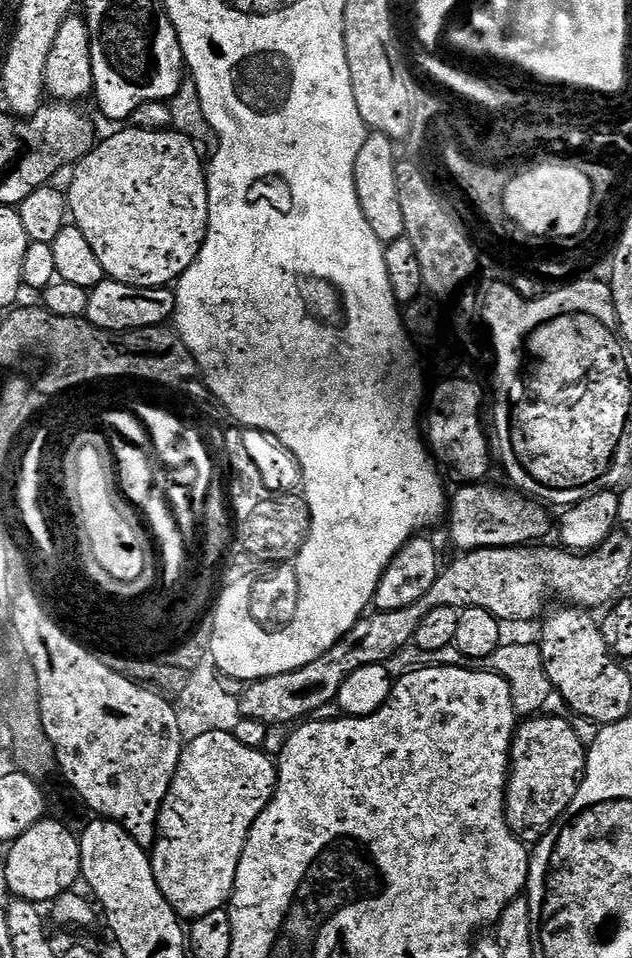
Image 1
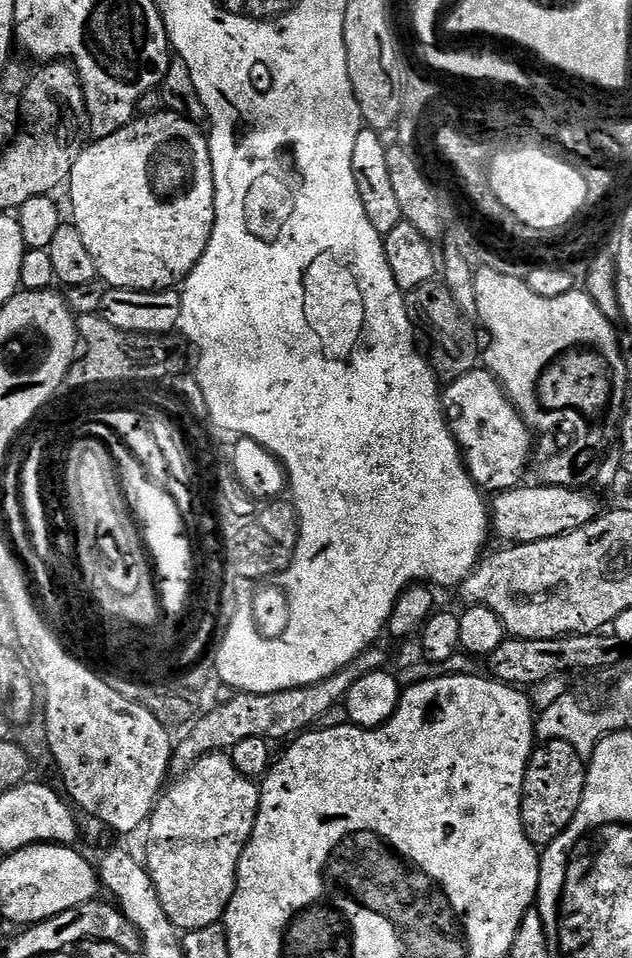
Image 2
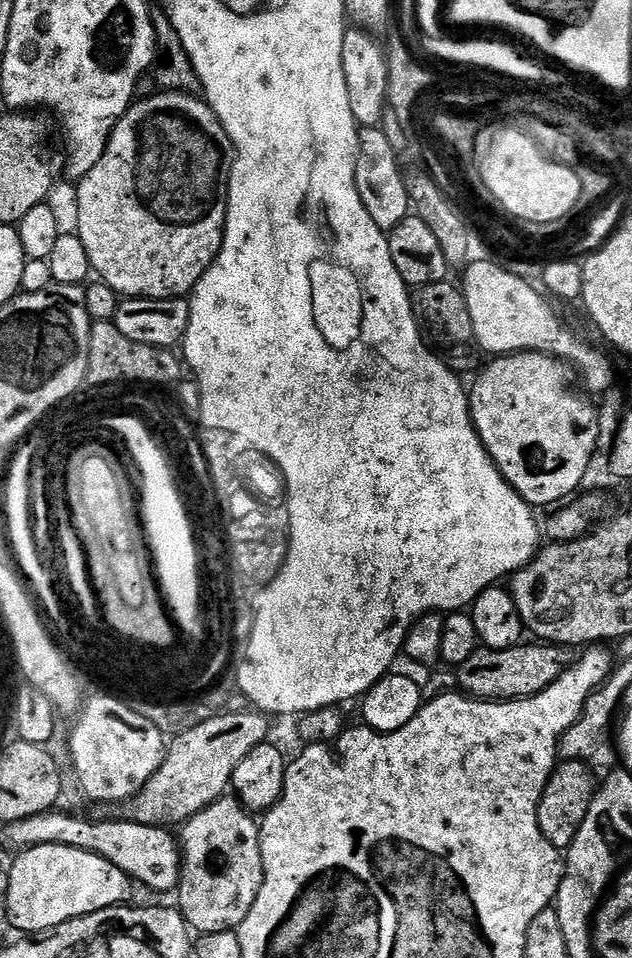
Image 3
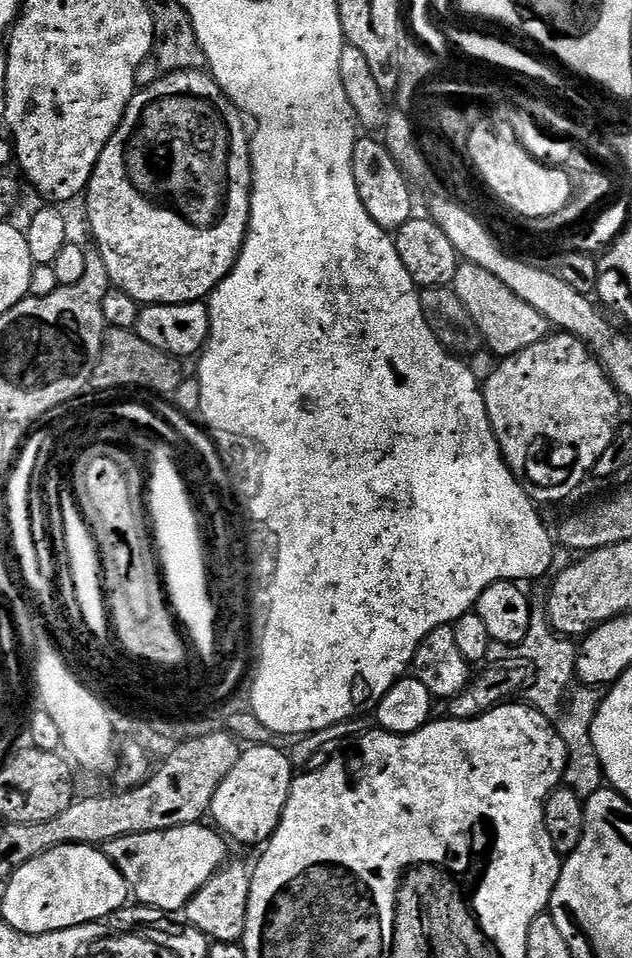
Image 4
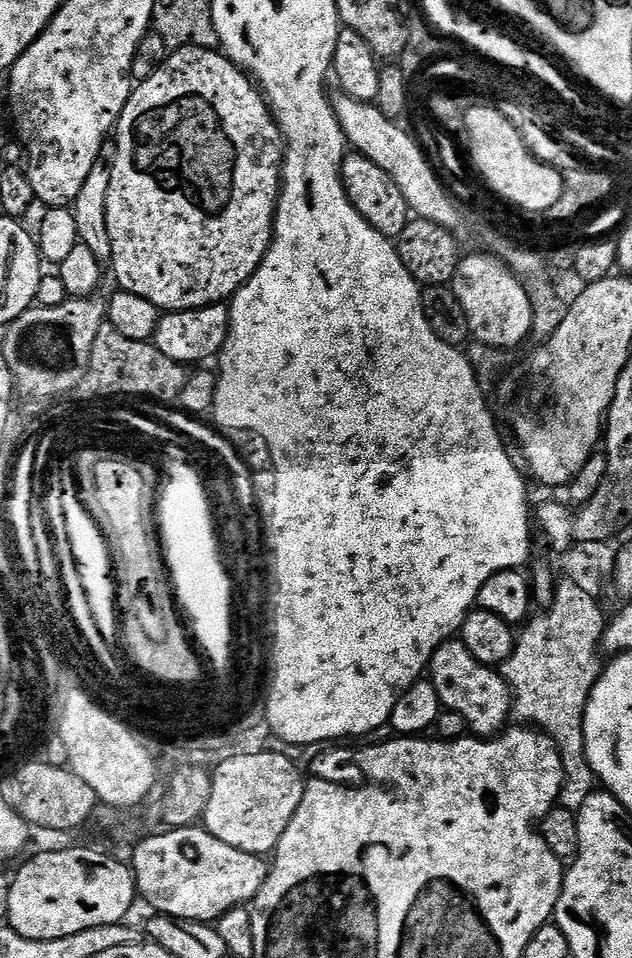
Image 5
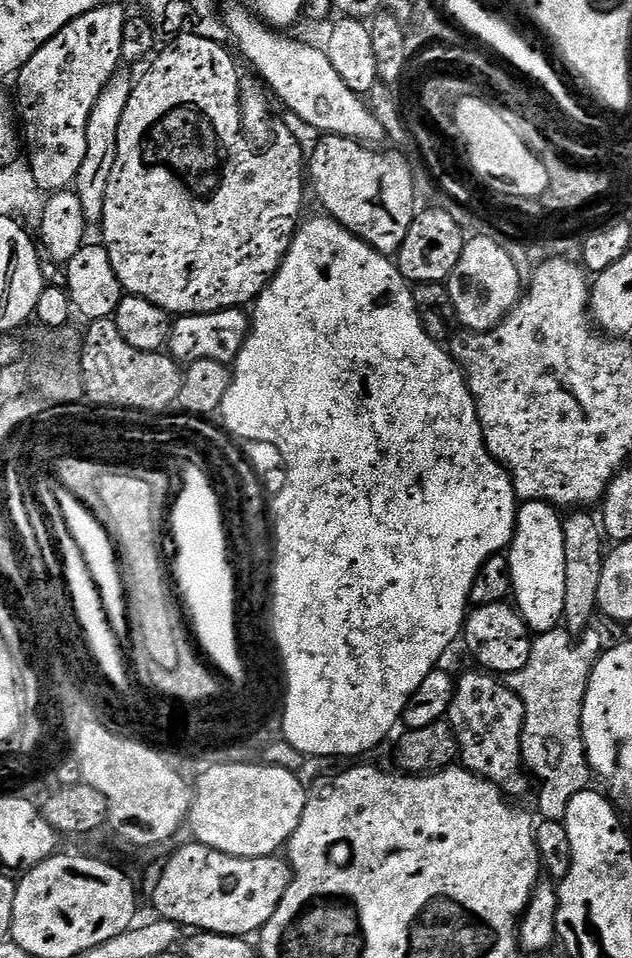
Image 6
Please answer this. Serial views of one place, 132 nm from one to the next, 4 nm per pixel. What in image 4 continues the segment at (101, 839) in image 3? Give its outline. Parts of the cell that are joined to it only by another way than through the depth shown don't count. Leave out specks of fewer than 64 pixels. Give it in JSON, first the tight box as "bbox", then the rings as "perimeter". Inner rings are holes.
{"bbox":[102,823,226,914],"perimeter":[[[207,823],[187,824],[165,832],[130,834],[114,838],[102,845],[102,851],[122,874],[131,895],[139,903],[169,914],[187,909],[188,904],[212,876],[225,867],[226,840],[215,827]]]}

